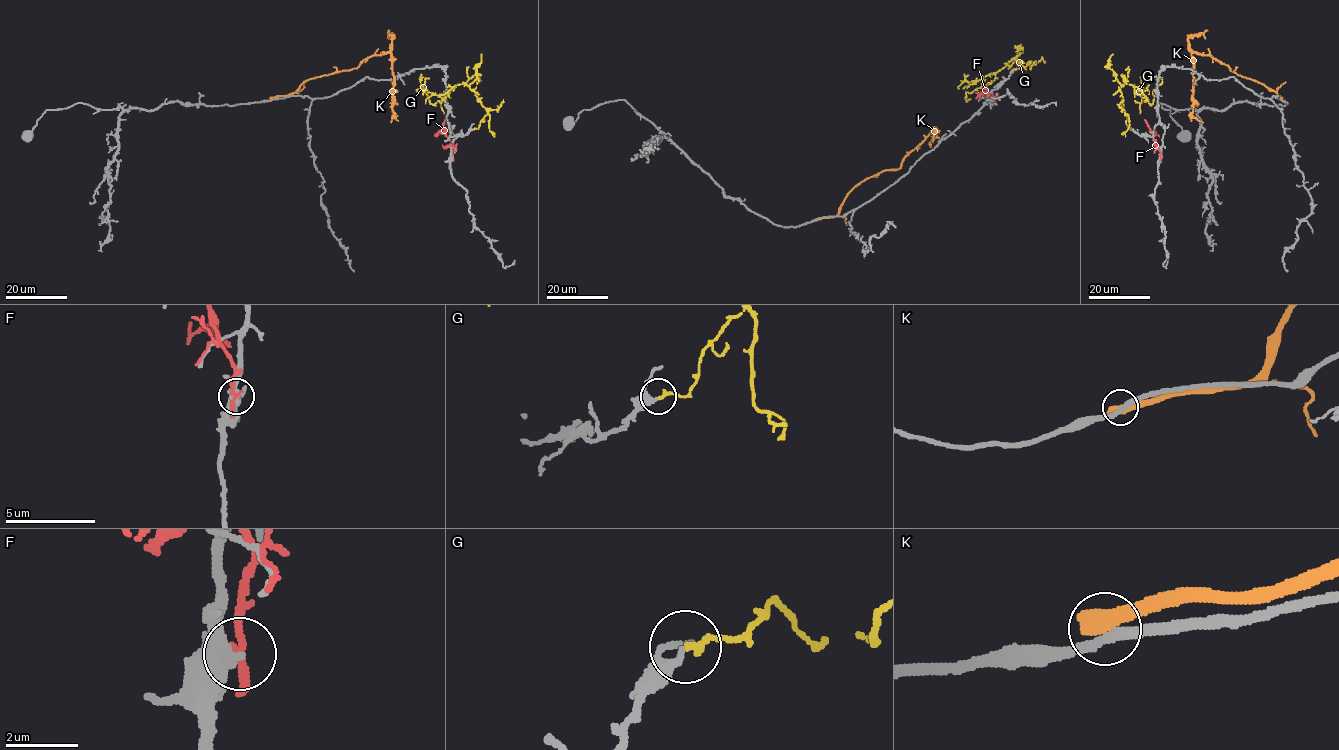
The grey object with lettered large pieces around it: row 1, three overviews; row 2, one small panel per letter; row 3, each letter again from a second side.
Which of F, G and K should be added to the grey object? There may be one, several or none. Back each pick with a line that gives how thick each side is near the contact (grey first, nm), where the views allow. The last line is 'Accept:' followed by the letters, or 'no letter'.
Accept: no letter

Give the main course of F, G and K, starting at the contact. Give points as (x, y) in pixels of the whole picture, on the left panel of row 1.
F: (453, 157), (454, 147), (442, 128), (444, 119)
G: (473, 129), (478, 128), (487, 114), (476, 95), (466, 84), (455, 85), (431, 104), (424, 90), (429, 78)
K: (271, 98), (293, 94), (305, 81), (356, 68), (370, 56), (389, 52), (393, 64), (391, 122)

